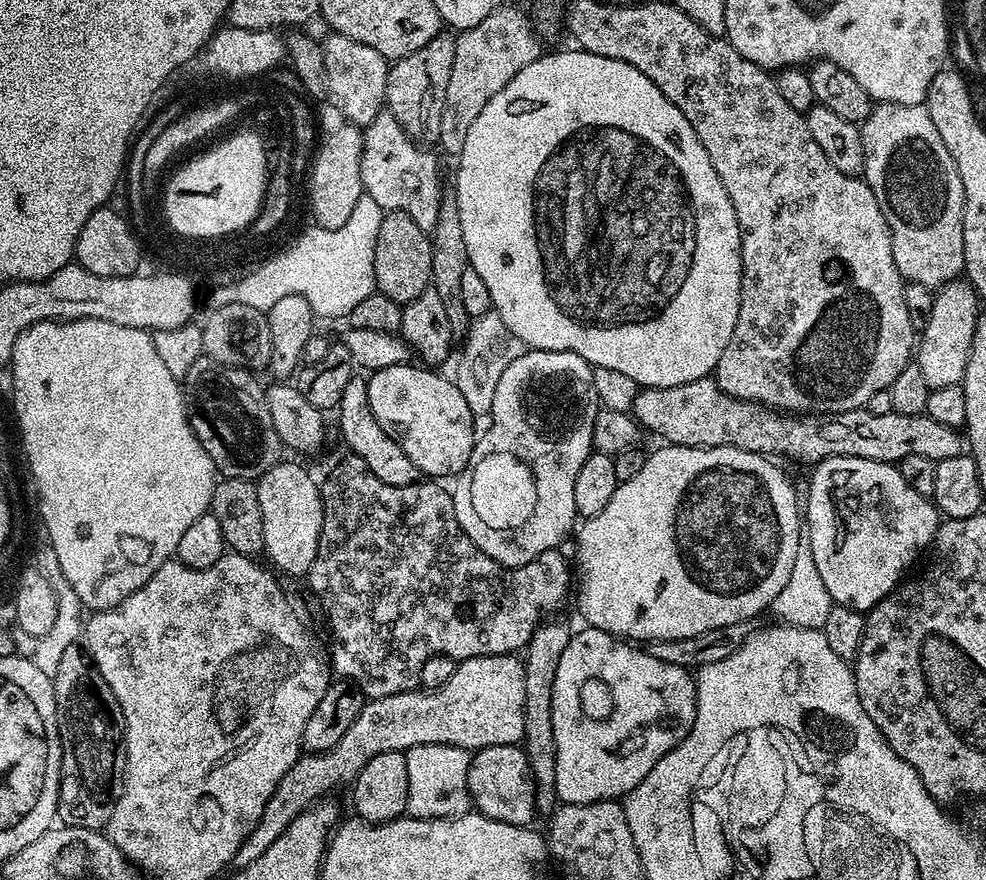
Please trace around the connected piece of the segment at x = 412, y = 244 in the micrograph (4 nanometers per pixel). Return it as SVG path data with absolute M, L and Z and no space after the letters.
M385 212L378 226L378 242L374 242L374 278L376 291L386 298L408 304L432 283L432 241L410 214Z

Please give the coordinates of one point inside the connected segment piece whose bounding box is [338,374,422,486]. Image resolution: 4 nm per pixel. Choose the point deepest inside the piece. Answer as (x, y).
(362, 433)

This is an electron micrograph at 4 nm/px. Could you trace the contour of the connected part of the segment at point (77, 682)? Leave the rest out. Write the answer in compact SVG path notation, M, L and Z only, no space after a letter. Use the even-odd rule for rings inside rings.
M73 646L62 653L62 662L58 672L52 678L52 689L56 699L56 721L60 731L60 797L56 814L61 825L69 828L103 829L107 825L110 814L114 814L114 806L122 794L124 785L124 715L118 698L114 698L114 690L102 678L102 674L93 664L91 656L83 647Z

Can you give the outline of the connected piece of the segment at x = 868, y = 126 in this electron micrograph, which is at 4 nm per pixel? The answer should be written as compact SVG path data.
M877 103L863 124L859 125L864 151L864 171L862 179L874 190L874 198L878 198L878 206L886 218L888 228L892 232L892 249L894 250L894 266L898 266L901 276L910 284L921 284L933 290L939 290L944 284L957 279L964 270L964 191L962 178L958 174L958 166L954 166L954 158L950 158L950 150L946 150L946 142L938 135L934 122L930 122L930 114L924 104L885 104Z

